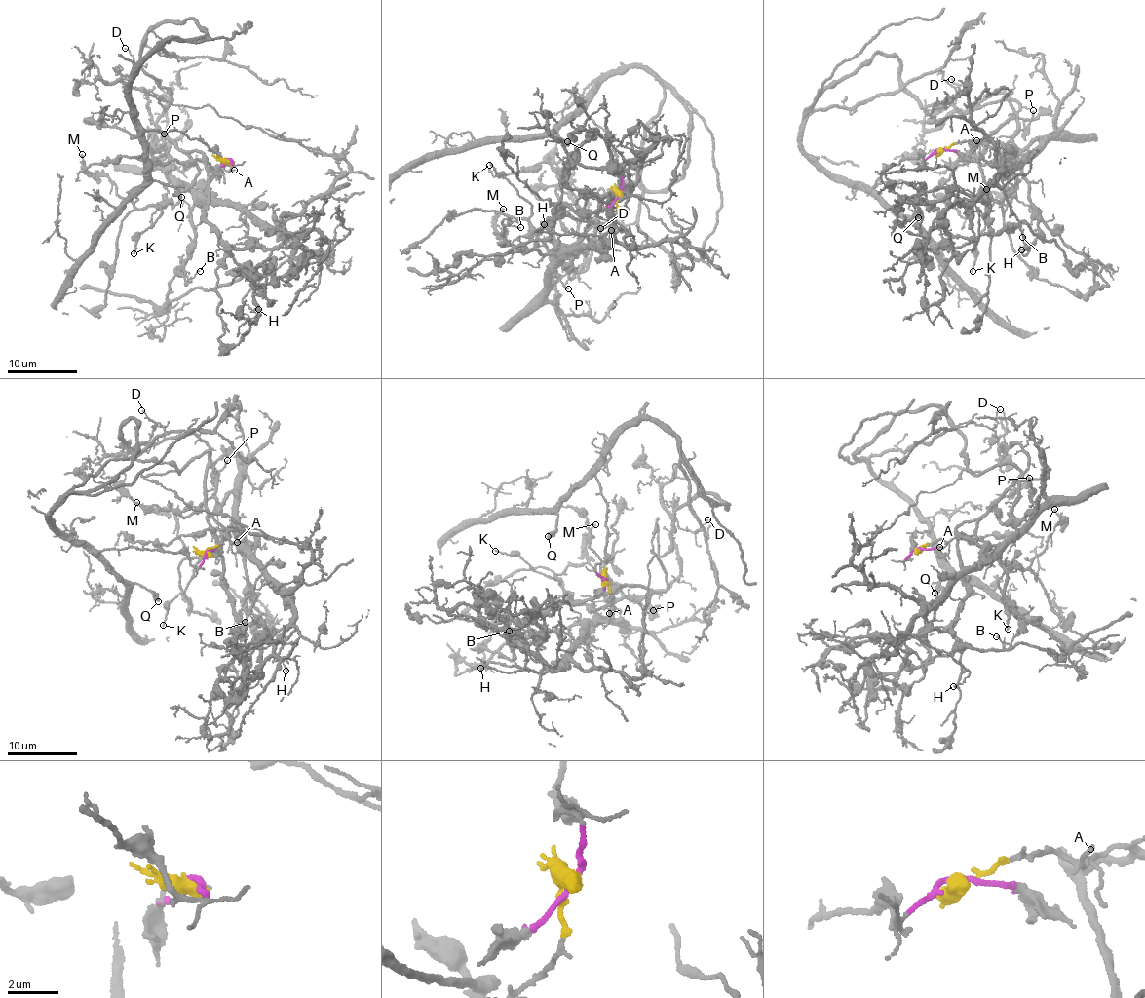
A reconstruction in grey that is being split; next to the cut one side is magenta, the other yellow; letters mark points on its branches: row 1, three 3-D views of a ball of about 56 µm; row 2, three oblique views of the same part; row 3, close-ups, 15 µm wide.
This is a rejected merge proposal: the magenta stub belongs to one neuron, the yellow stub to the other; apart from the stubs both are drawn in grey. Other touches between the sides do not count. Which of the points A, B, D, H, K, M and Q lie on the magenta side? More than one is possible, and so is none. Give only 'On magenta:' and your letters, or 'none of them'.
On magenta: D, K, M, Q

